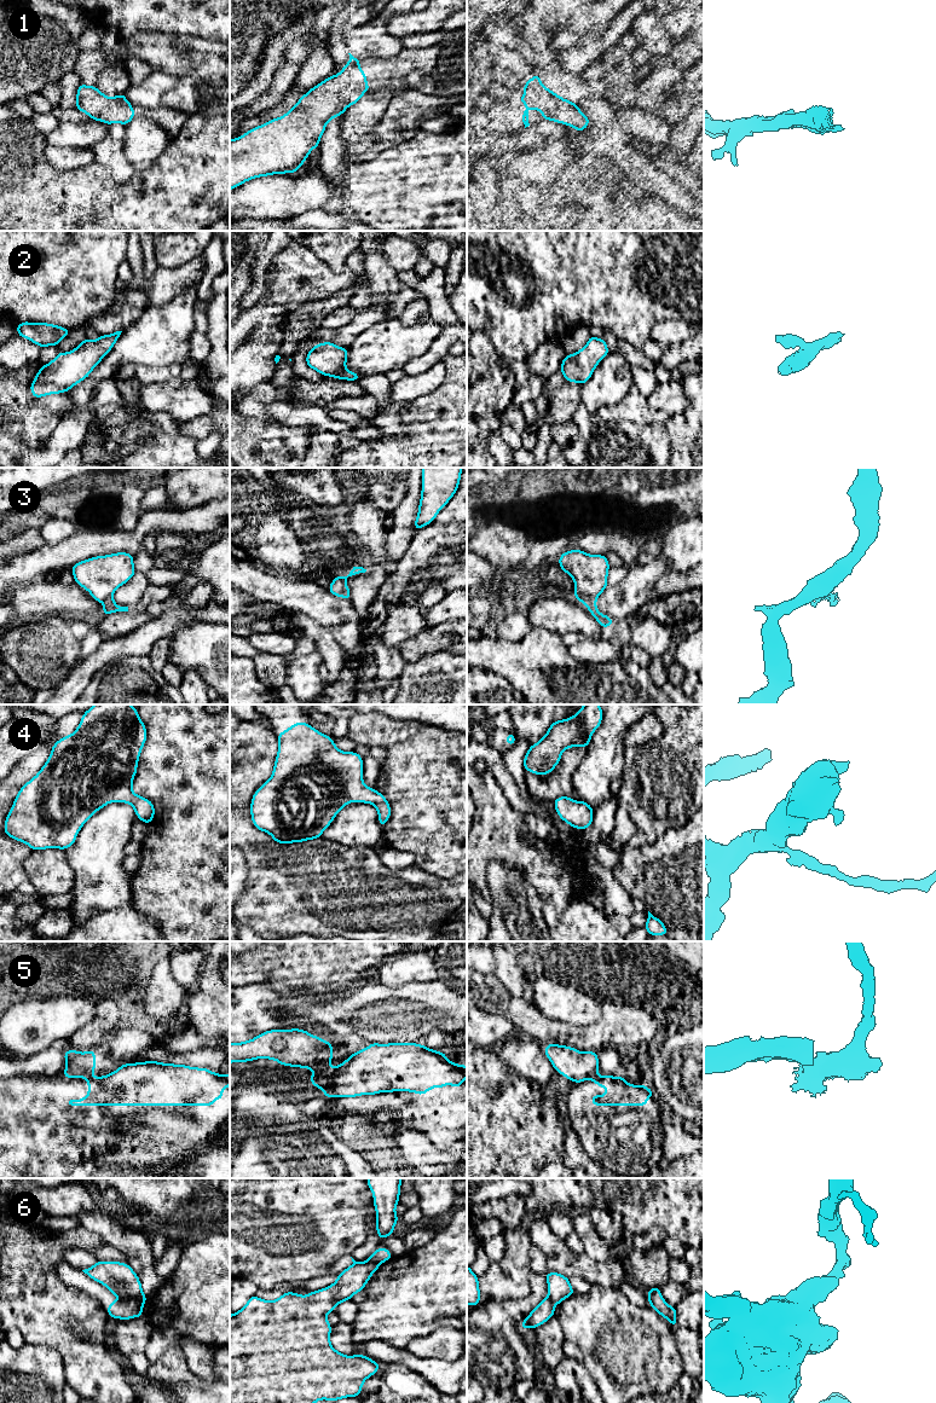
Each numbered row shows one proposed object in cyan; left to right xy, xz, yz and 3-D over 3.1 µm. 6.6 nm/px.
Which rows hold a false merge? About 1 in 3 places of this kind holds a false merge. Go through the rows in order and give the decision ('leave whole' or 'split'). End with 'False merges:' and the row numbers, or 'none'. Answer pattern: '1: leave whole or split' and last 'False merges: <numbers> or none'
1: leave whole
2: leave whole
3: split
4: leave whole
5: split
6: split
False merges: 3, 5, 6

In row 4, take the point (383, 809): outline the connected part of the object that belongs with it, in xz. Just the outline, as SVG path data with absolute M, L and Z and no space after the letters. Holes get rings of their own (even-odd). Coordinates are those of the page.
M294 723L277 735L278 753L272 776L254 793L250 816L256 829L270 834L275 843L304 842L322 837L336 814L351 801L372 804L383 828L391 818L391 805L363 782L363 758L356 752L336 748L331 737L308 723Z

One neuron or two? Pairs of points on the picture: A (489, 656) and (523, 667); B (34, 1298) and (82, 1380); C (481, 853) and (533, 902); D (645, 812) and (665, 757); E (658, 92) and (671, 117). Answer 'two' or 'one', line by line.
A: one
B: one
C: two
D: one
E: one

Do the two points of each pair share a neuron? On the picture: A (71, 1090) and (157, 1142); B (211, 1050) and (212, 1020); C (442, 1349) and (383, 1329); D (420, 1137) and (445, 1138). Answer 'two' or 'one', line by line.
A: one
B: two
C: two
D: two

